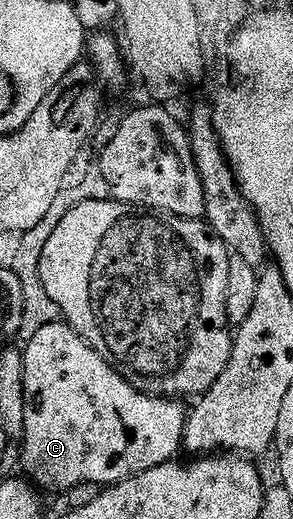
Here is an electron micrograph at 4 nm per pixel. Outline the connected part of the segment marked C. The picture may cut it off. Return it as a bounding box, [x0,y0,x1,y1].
[20,322,188,494]

